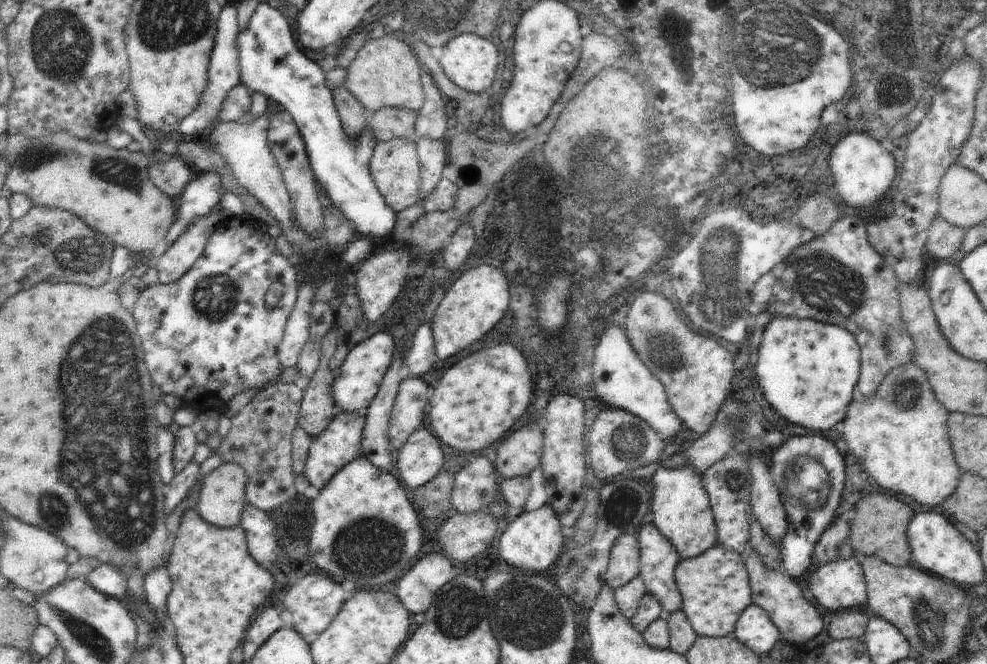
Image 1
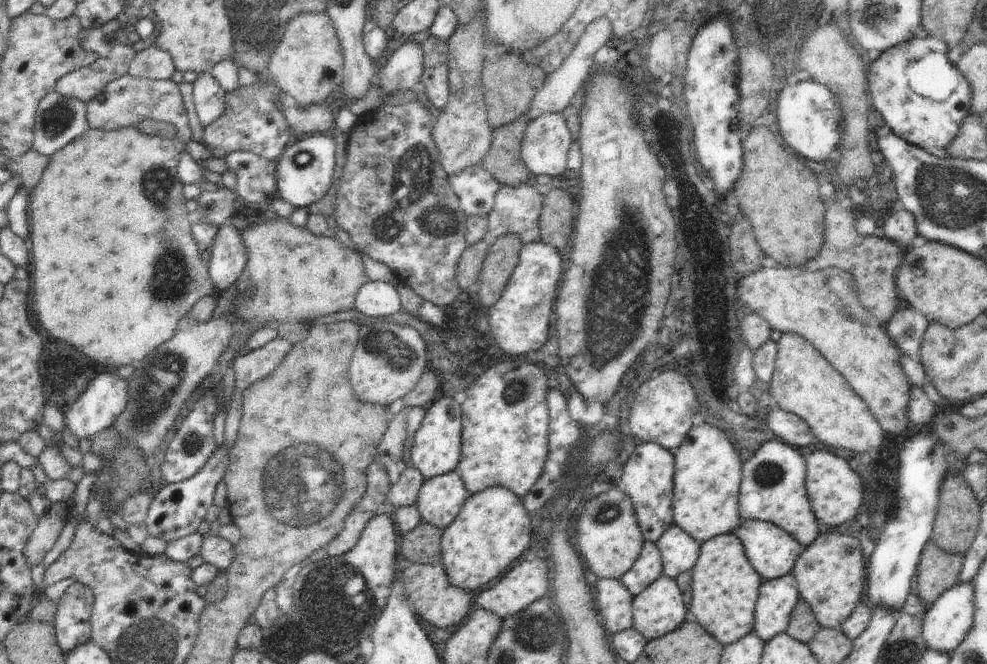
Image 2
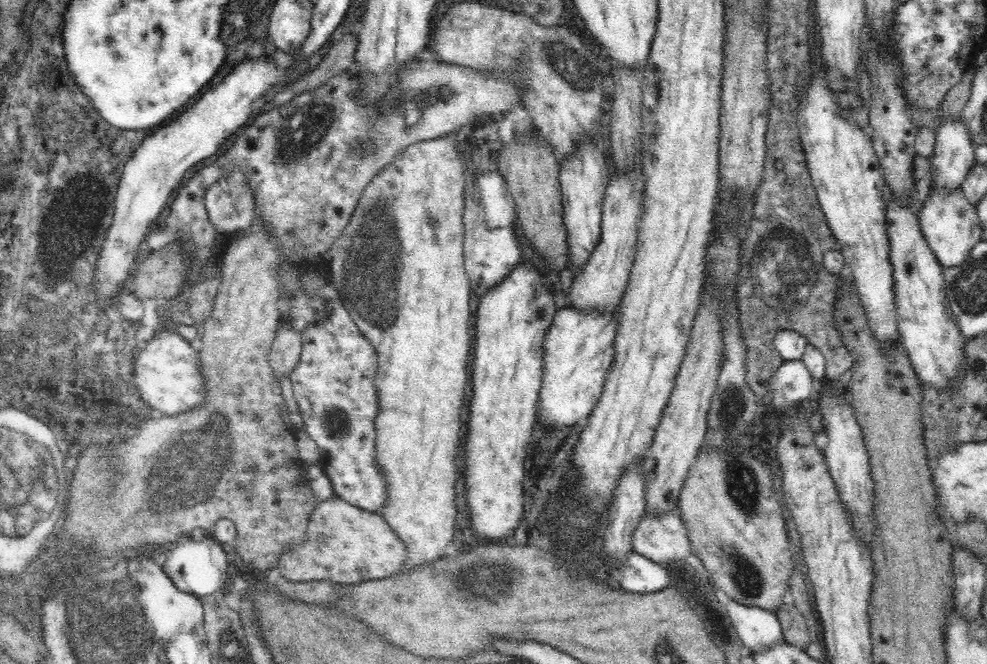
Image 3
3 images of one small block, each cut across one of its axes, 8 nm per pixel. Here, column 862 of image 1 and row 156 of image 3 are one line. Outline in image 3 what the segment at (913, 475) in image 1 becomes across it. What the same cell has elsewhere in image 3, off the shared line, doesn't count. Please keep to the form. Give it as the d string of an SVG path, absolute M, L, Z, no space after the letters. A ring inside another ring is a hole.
M452 134L433 140L424 140L421 143L411 144L406 150L394 160L394 164L379 172L367 185L354 209L353 215L342 231L342 234L332 243L332 246L323 254L323 257L331 262L329 277L333 282L335 294L344 303L345 309L356 322L362 335L373 345L375 353L378 354L378 373L374 378L376 385L379 409L374 420L376 429L376 463L383 469L388 500L378 513L386 519L388 526L396 537L406 546L406 558L400 566L400 573L410 571L416 565L433 563L440 557L445 556L445 548L450 543L454 543L454 520L456 520L456 450L458 448L458 438L460 438L460 406L464 400L464 386L468 380L466 366L468 364L468 354L470 354L470 334L468 334L468 316L470 316L470 279L466 275L463 255L464 224L462 214L464 212L464 166L467 160L464 154L458 154L460 148L452 146L455 140Z

